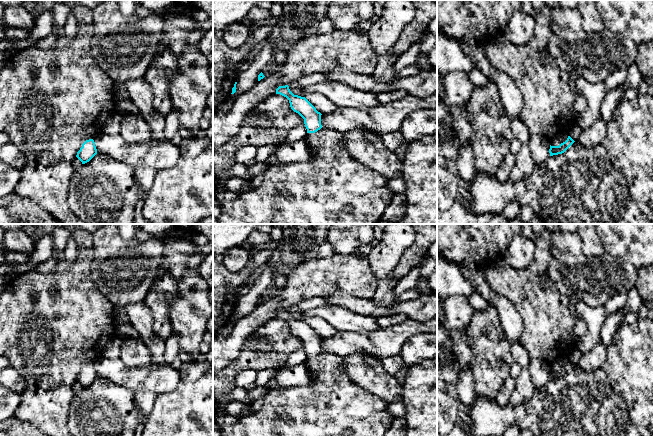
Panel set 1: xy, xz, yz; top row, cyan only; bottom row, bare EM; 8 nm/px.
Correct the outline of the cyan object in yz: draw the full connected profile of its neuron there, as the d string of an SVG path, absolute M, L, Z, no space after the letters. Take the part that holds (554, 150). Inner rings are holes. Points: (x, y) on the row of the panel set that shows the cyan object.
M568 136L567 140L561 143L559 146L551 146L549 149L550 156L564 153L575 141Z

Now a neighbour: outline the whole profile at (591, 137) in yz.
M601 118L592 126L582 131L578 142L587 147L598 146L606 137L607 123Z

